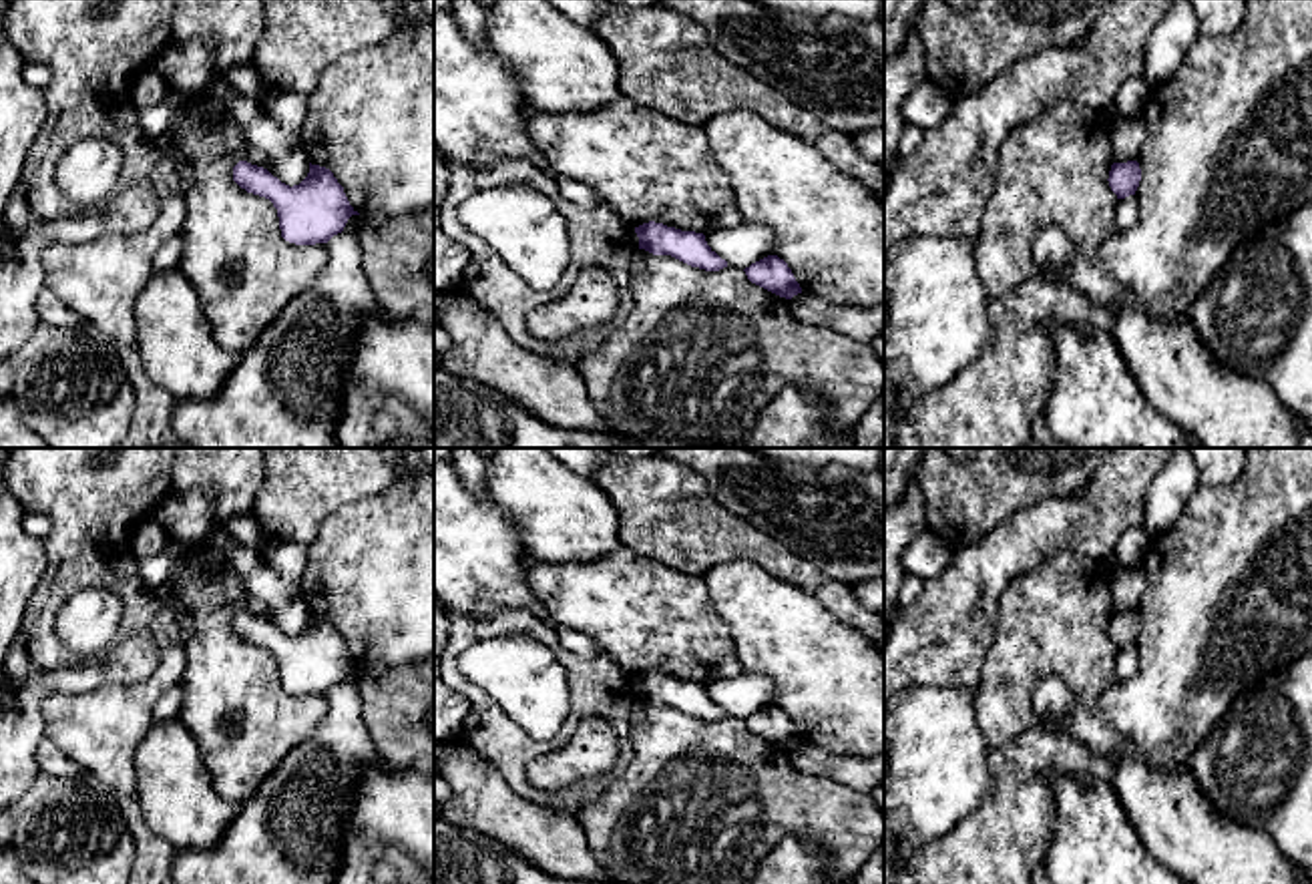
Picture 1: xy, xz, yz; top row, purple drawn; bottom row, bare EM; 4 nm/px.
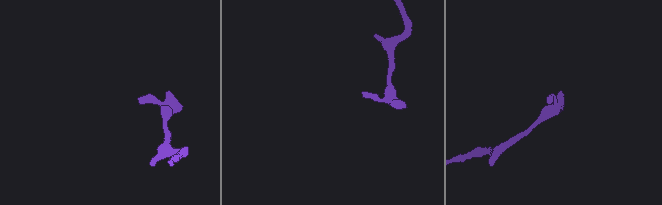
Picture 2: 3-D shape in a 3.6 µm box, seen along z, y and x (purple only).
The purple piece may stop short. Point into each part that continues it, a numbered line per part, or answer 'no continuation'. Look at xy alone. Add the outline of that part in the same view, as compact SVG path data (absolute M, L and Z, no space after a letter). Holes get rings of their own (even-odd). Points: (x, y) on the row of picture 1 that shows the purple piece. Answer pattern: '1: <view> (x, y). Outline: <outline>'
no continuation

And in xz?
no continuation

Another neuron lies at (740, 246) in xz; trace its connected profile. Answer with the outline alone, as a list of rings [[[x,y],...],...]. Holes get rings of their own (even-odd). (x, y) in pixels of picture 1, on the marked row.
[[[741,221],[735,227],[719,227],[703,233],[711,251],[731,267],[745,269],[751,263],[774,255],[776,235],[768,227]]]

